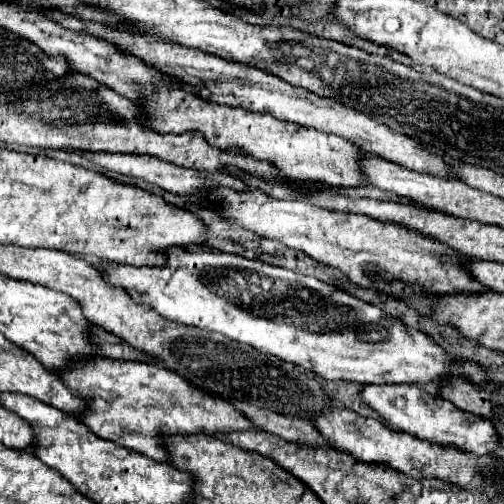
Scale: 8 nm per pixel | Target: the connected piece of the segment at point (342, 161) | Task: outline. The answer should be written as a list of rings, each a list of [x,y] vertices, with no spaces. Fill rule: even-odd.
[[[144,89],[146,97],[148,97],[148,125],[154,131],[160,133],[186,133],[186,131],[198,131],[206,137],[206,141],[218,149],[238,149],[244,155],[250,155],[254,159],[266,159],[272,161],[282,175],[290,177],[290,179],[314,179],[314,181],[322,181],[322,183],[330,183],[330,185],[338,185],[338,187],[358,187],[364,185],[366,179],[362,179],[362,171],[358,171],[358,163],[364,159],[364,153],[360,147],[354,147],[354,143],[350,143],[348,139],[342,139],[340,135],[326,135],[322,131],[314,131],[308,127],[298,127],[296,123],[286,123],[280,119],[274,119],[272,115],[254,115],[252,111],[242,111],[236,107],[226,107],[226,105],[218,105],[218,103],[208,103],[202,101],[198,97],[194,97],[192,93],[184,91],[184,89]]]

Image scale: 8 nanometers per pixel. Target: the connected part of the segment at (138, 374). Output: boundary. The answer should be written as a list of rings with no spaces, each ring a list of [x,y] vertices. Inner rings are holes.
[[[96,357],[88,359],[86,363],[78,363],[76,367],[70,367],[70,371],[60,371],[62,381],[66,387],[70,387],[76,395],[82,395],[88,401],[86,415],[80,415],[78,419],[88,425],[96,435],[102,439],[114,441],[122,447],[130,447],[142,455],[148,455],[154,461],[168,461],[168,449],[166,449],[166,435],[228,435],[232,431],[258,431],[254,423],[238,411],[232,403],[226,399],[214,397],[204,389],[194,387],[174,371],[166,367],[158,367],[152,363],[134,363],[134,361],[116,361],[108,357]]]

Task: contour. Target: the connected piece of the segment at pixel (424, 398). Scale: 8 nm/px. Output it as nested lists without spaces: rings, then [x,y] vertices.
[[[366,387],[360,393],[360,397],[388,425],[392,425],[394,429],[406,431],[410,435],[416,435],[418,439],[428,439],[428,441],[440,443],[440,445],[456,445],[462,451],[476,453],[476,455],[494,453],[500,447],[498,435],[488,419],[460,411],[450,401],[446,401],[438,395],[436,397],[428,395],[420,387]]]

